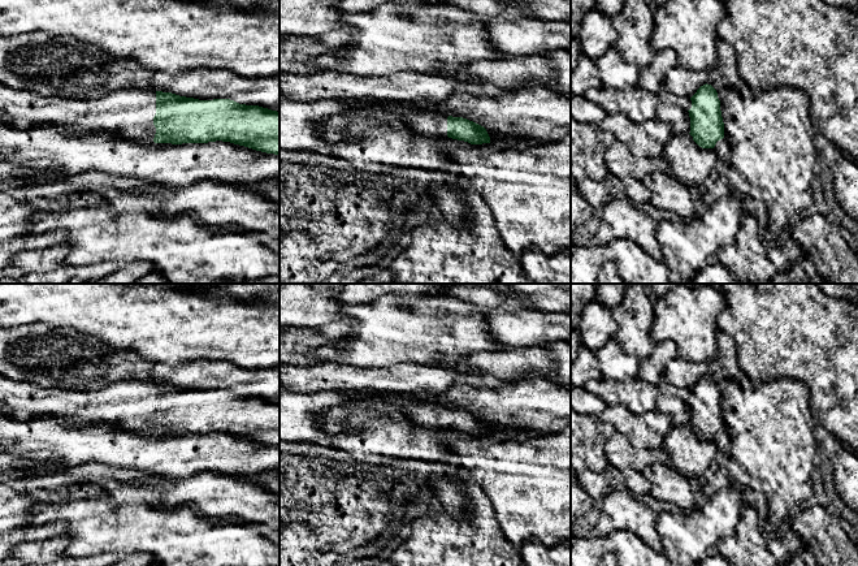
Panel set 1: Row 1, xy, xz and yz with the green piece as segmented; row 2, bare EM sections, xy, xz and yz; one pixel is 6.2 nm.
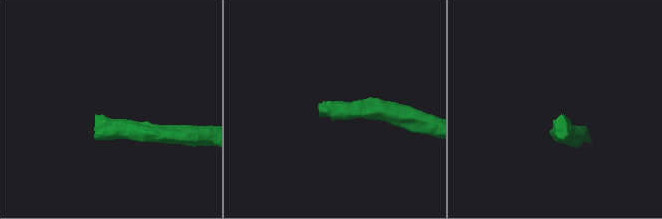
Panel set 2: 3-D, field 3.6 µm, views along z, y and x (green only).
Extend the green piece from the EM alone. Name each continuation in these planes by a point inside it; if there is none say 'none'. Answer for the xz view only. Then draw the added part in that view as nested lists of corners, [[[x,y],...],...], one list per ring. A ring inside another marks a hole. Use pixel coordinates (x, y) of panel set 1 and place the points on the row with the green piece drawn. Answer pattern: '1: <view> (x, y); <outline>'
1: xz (428, 124); [[[400,103],[390,104],[390,108],[399,113],[407,122],[411,131],[417,137],[446,138],[447,137],[447,116],[439,112],[419,111]]]

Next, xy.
1: xy (129, 113); [[[0,83],[0,122],[17,129],[52,124],[74,133],[108,133],[138,142],[153,142],[155,115],[155,90],[124,88],[99,99],[75,99]]]

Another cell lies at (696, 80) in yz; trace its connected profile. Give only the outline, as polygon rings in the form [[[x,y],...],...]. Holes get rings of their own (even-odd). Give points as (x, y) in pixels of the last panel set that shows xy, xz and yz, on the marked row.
[[[677,65],[667,72],[664,85],[673,94],[682,96],[686,100],[708,81],[710,75],[707,72],[693,72]]]

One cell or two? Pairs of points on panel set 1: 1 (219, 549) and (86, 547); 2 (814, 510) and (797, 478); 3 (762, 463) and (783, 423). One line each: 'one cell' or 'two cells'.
1: one cell
2: two cells
3: one cell

